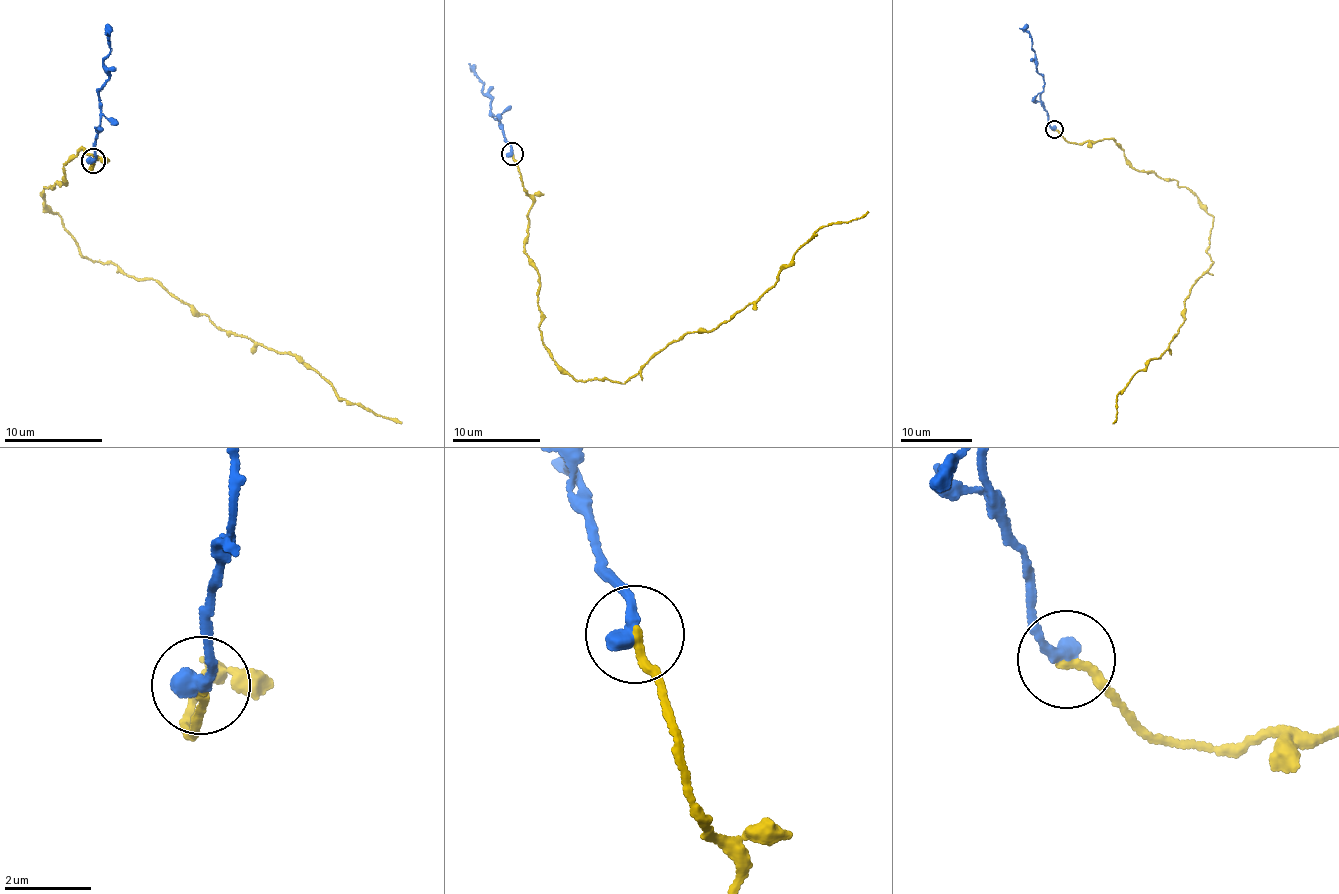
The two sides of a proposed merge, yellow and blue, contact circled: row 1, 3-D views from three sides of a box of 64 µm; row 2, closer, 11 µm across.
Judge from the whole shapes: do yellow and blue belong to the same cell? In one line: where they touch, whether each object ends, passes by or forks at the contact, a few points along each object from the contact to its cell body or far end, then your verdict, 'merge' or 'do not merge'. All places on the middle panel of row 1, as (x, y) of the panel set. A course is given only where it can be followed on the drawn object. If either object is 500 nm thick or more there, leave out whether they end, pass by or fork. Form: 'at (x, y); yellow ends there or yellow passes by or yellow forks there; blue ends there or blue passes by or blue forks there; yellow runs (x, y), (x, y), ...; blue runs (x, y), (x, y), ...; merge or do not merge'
at (512, 154); yellow ends there; blue ends there; yellow runs (511, 154), (533, 201), (523, 252), (542, 344), (581, 382), (629, 380), (719, 326), (818, 228), (867, 211); blue runs (511, 154), (501, 123), (493, 117), (488, 96), (481, 90), (484, 84), (470, 65); merge

